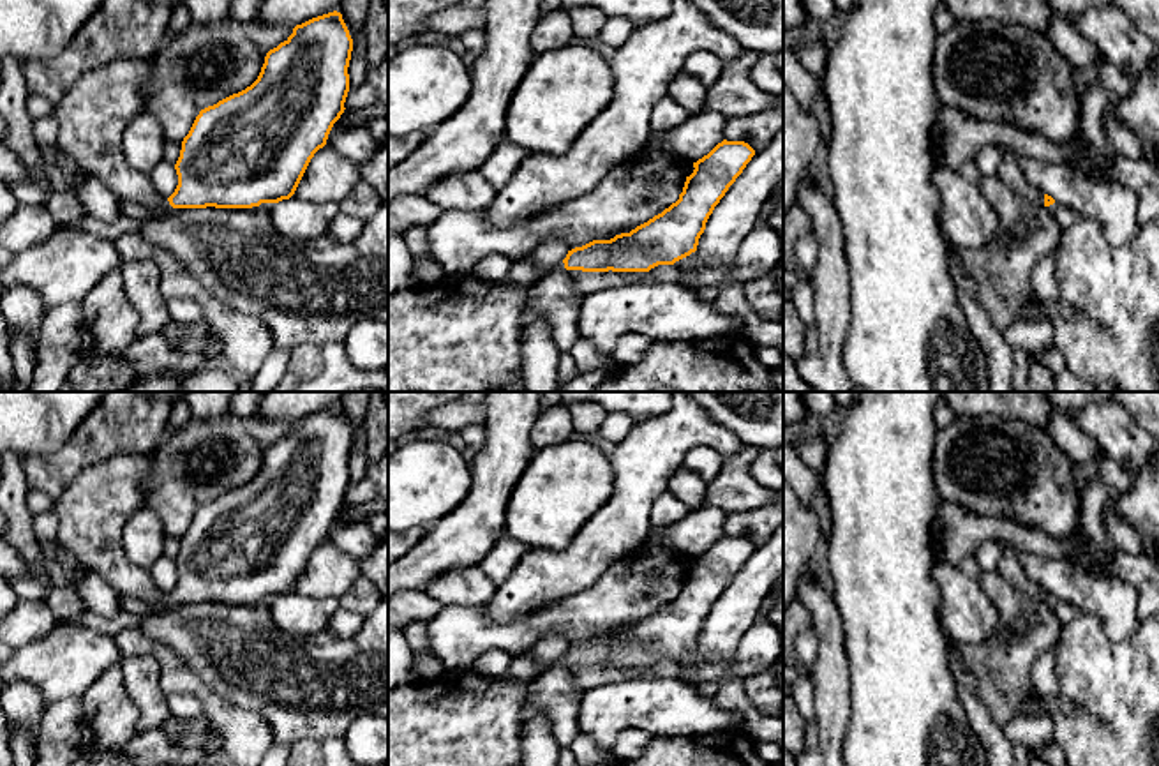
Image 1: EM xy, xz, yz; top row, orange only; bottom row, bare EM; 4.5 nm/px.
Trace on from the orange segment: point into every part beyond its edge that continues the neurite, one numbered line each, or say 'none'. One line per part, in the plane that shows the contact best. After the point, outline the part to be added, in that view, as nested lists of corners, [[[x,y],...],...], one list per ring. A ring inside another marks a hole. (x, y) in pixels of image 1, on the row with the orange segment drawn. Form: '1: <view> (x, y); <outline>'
1: xy (129, 209); [[[118,199],[118,210],[120,210],[120,215],[143,222],[146,219],[153,219],[168,214],[169,210],[173,210],[173,207],[169,205],[168,199],[164,199],[164,203],[159,208],[146,208],[134,201]]]

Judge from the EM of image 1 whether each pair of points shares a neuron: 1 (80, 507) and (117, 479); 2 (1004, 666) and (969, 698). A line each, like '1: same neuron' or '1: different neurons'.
1: same neuron
2: different neurons

